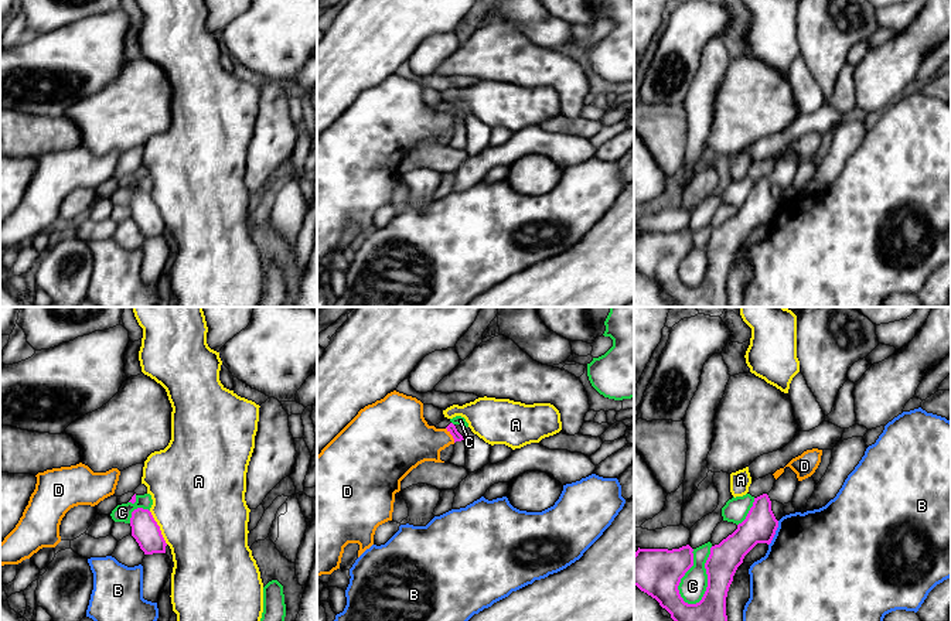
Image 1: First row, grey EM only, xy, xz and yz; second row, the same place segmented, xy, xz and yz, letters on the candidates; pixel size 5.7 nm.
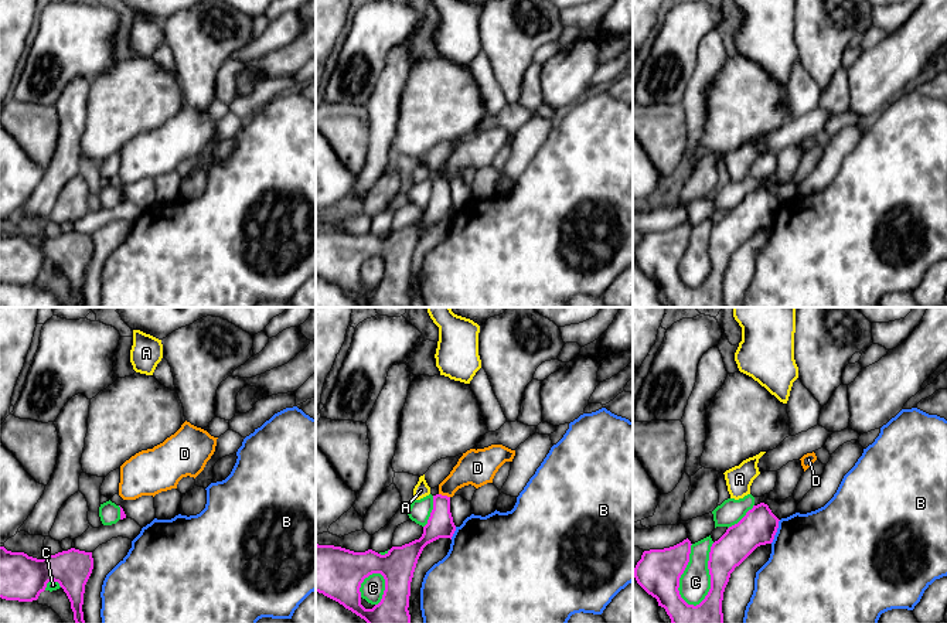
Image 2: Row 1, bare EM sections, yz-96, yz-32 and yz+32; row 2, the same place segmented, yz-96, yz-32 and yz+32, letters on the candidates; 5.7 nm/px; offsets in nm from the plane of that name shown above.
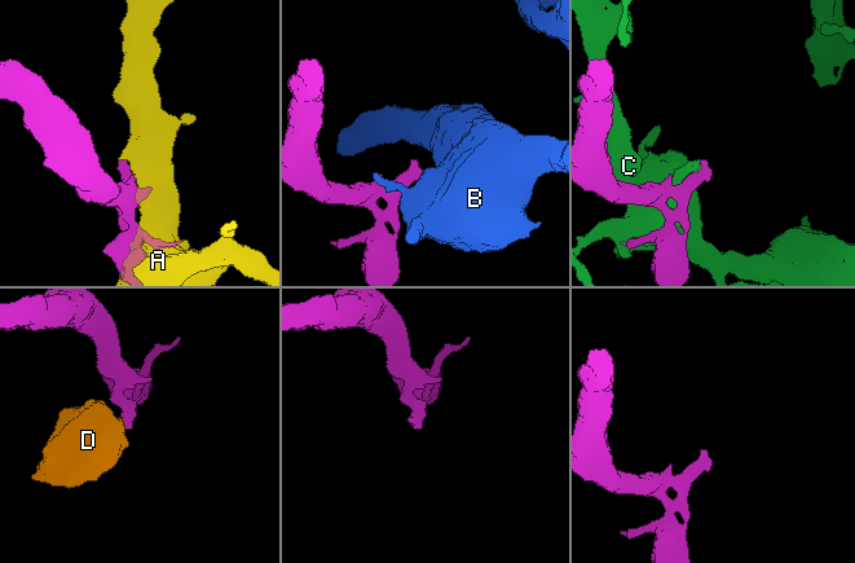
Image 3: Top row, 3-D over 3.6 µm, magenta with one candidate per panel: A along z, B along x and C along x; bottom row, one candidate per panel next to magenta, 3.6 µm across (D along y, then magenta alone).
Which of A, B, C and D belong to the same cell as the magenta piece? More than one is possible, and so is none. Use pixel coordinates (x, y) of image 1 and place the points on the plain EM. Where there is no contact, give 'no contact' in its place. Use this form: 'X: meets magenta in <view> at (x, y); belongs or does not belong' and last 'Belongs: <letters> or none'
A: meets magenta in xy at (159, 211); does not belong
B: meets magenta in yz at (774, 217); does not belong
C: meets magenta in yz at (708, 262); does not belong
D: meets magenta in xz at (450, 116); does not belong
Belongs: none

